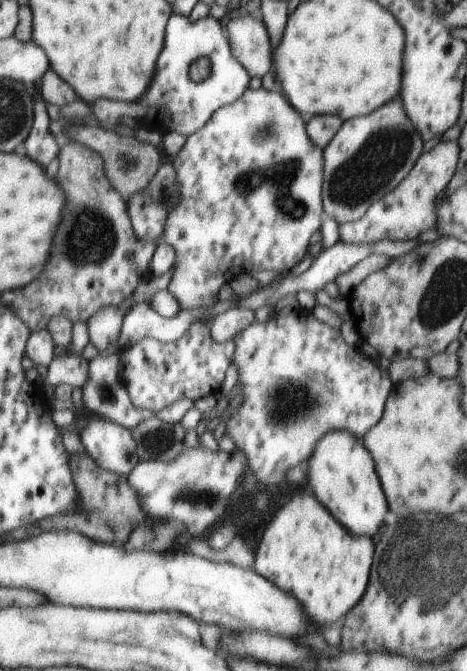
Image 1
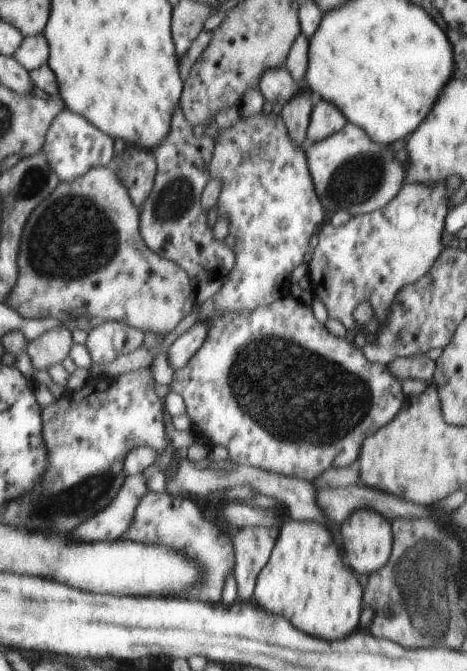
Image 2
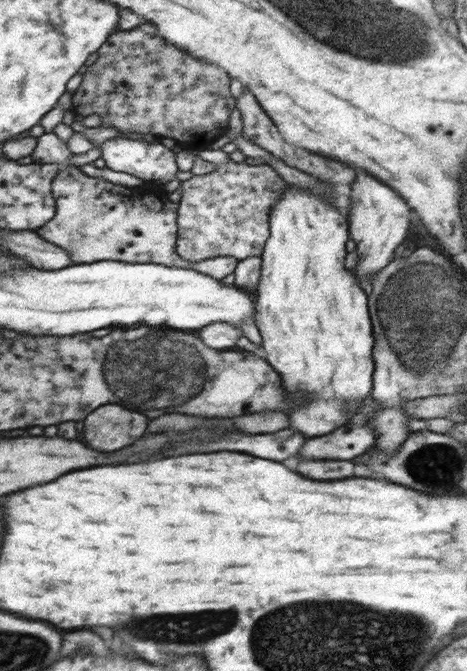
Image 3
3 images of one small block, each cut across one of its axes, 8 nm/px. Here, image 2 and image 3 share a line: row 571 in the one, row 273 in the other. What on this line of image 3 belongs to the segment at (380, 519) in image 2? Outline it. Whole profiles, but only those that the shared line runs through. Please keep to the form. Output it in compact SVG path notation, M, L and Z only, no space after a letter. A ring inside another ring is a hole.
M362 172L362 178L358 178L353 183L352 190L348 192L348 195L352 199L349 215L350 238L356 243L355 251L360 258L354 268L354 274L358 274L358 278L370 281L372 276L376 276L390 264L394 250L408 236L410 208L394 190L380 184L366 172Z

